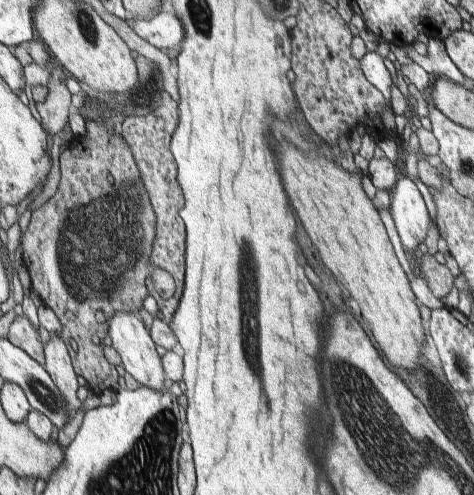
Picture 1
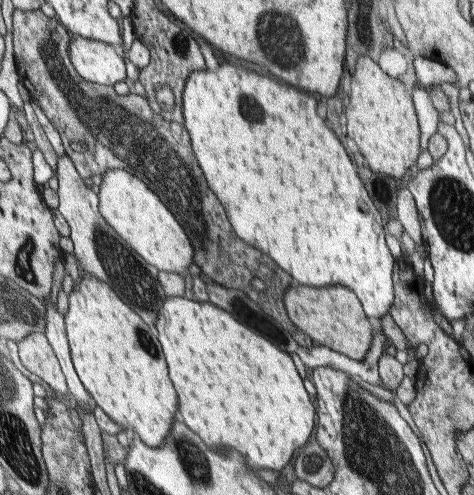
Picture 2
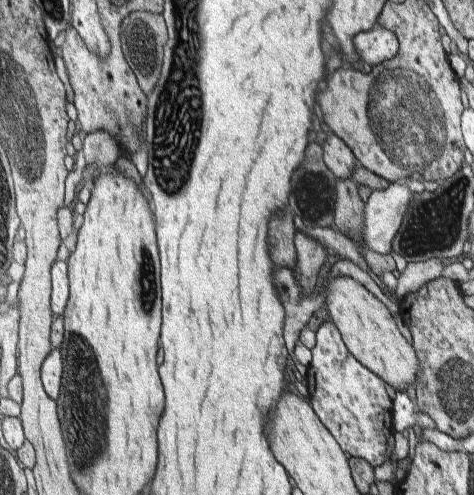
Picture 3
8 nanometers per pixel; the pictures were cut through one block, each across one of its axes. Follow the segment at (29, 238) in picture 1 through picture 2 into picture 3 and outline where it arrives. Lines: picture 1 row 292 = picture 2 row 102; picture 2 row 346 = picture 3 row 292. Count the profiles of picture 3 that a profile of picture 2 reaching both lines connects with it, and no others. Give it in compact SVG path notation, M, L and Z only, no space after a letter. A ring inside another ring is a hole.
M295 232L295 250L297 266L293 268L293 274L299 282L299 288L303 288L303 294L309 296L317 288L317 272L323 268L329 252L321 242L303 232Z

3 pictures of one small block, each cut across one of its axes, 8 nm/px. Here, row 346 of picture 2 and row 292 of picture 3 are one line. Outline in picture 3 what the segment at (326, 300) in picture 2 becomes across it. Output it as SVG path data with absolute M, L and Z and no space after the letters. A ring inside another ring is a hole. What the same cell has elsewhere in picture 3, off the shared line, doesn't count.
M337 278L333 282L325 282L323 286L327 286L327 298L323 306L327 306L329 318L341 332L341 340L345 342L349 352L365 368L369 368L373 374L381 376L381 380L385 380L391 388L395 388L395 392L405 392L409 384L415 386L423 376L421 354L399 334L387 308L353 278Z

